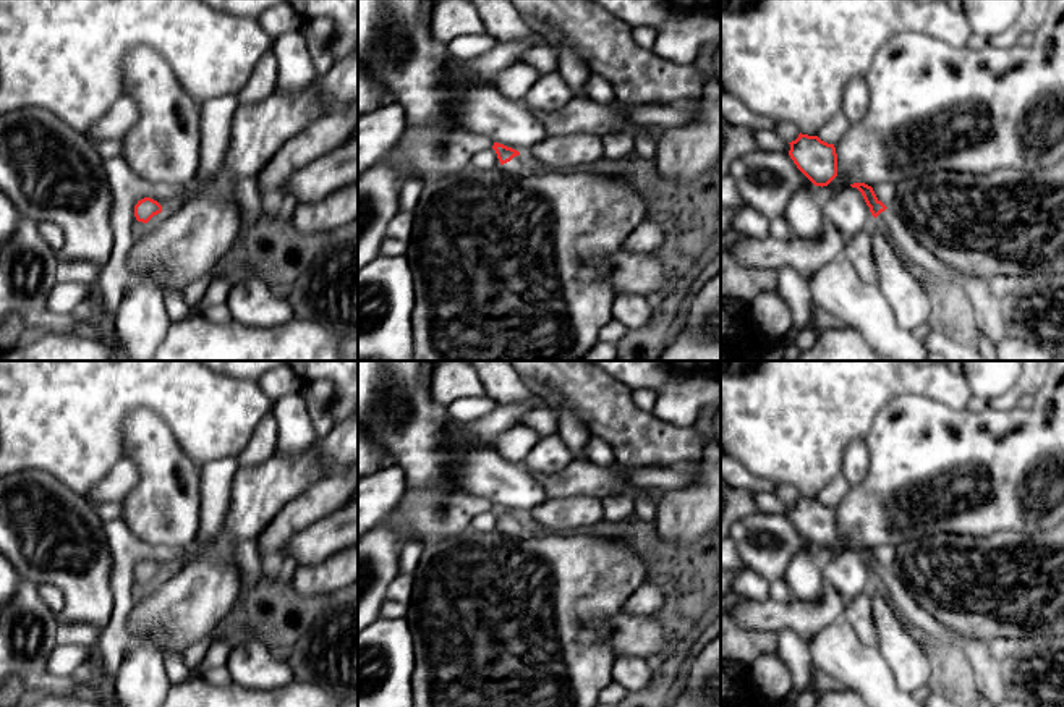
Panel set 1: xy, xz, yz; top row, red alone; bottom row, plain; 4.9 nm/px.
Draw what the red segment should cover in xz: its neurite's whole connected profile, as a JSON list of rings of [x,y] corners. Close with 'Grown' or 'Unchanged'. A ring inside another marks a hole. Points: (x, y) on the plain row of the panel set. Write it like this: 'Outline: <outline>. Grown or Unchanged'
Outline: [[[494,505],[492,511],[496,513],[499,524],[507,536],[521,539],[530,532],[528,526],[523,521],[523,516],[520,516],[518,513],[499,505]]]. Grown

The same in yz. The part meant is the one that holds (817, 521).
Outline: [[[802,495],[789,506],[790,521],[815,548],[828,548],[837,539],[837,516],[834,506],[828,506],[818,498]]]. Unchanged

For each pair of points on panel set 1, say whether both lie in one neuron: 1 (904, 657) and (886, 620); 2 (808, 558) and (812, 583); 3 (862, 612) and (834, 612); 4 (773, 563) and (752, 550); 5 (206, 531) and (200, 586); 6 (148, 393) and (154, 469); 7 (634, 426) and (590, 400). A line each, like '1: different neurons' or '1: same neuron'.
1: same neuron
2: same neuron
3: different neurons
4: same neuron
5: different neurons
6: different neurons
7: same neuron

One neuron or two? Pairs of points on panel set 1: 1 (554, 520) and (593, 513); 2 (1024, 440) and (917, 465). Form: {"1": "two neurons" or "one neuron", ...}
{"1": "one neuron", "2": "one neuron"}

